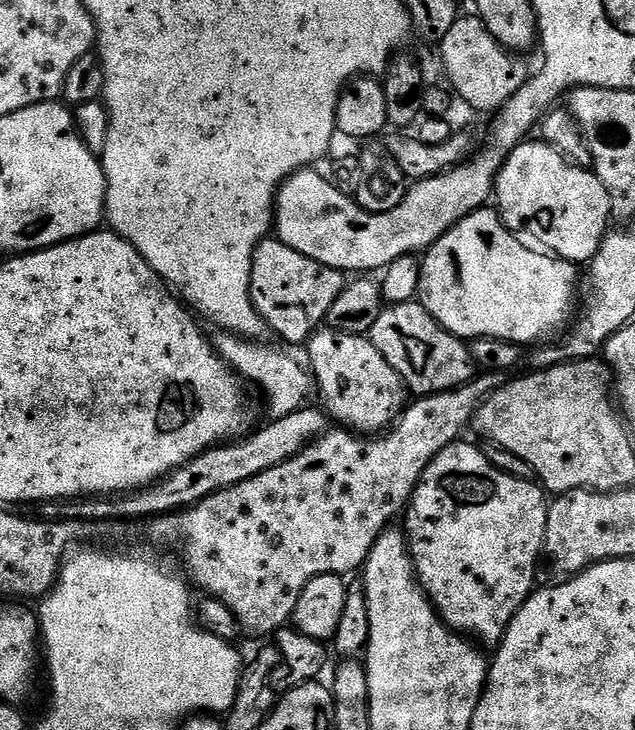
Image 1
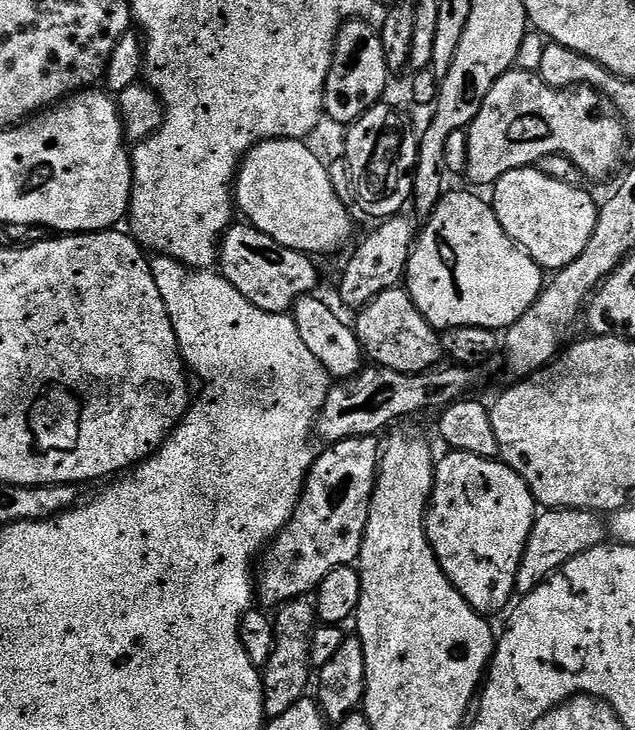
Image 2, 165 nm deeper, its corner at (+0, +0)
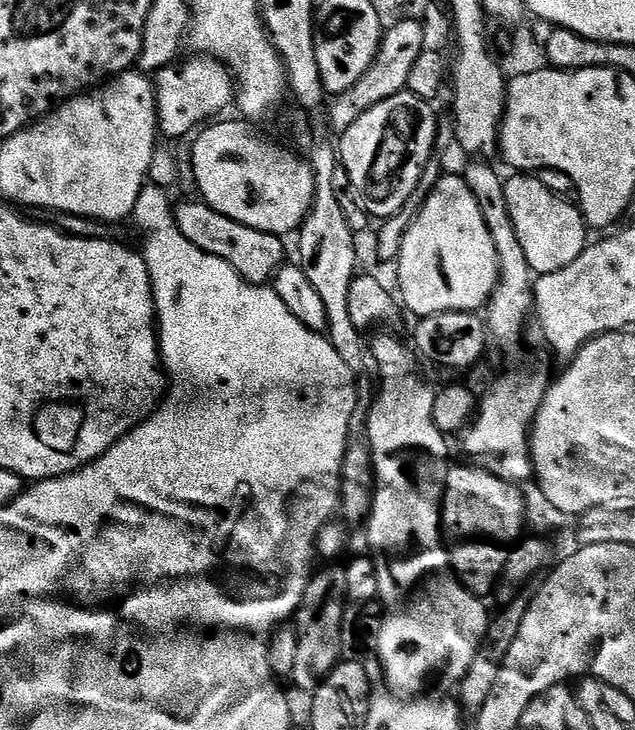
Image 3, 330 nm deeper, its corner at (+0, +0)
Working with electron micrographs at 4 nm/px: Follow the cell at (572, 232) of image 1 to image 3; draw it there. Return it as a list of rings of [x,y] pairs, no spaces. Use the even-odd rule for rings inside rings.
[[[532,174],[509,175],[504,181],[504,193],[506,206],[510,206],[510,222],[514,222],[514,230],[518,230],[518,242],[522,242],[522,250],[526,250],[526,262],[537,277],[570,266],[574,258],[584,253],[590,240],[590,229],[571,199],[546,190]]]

